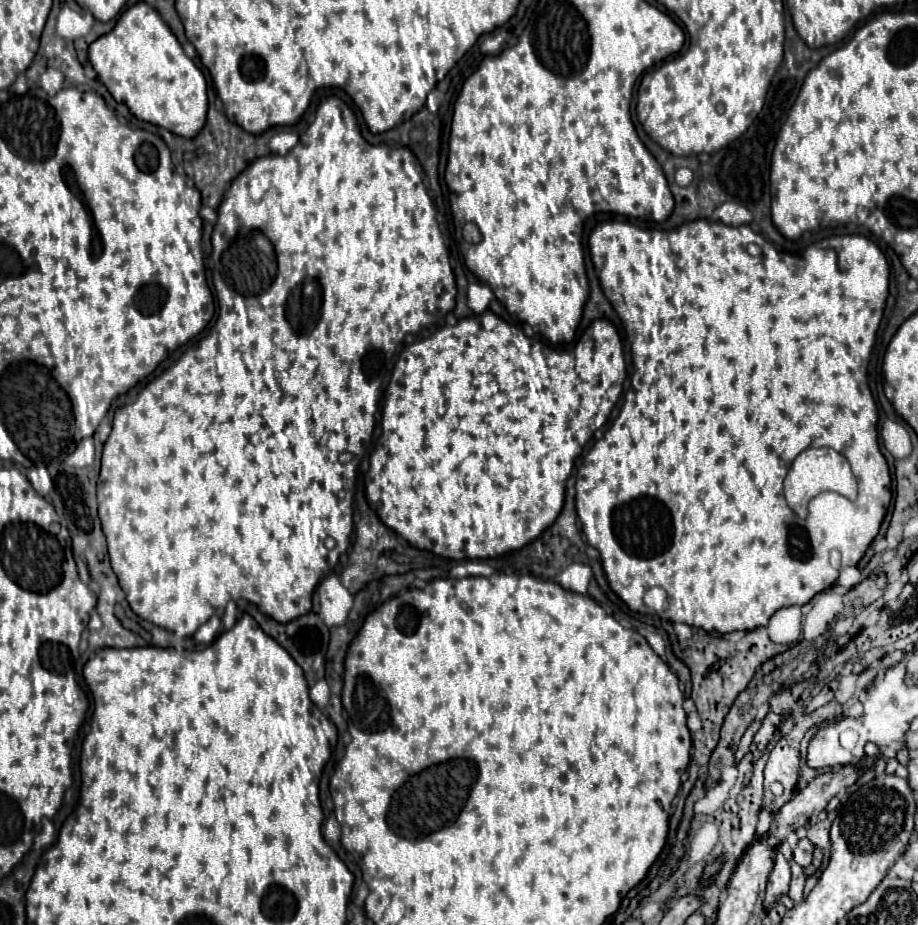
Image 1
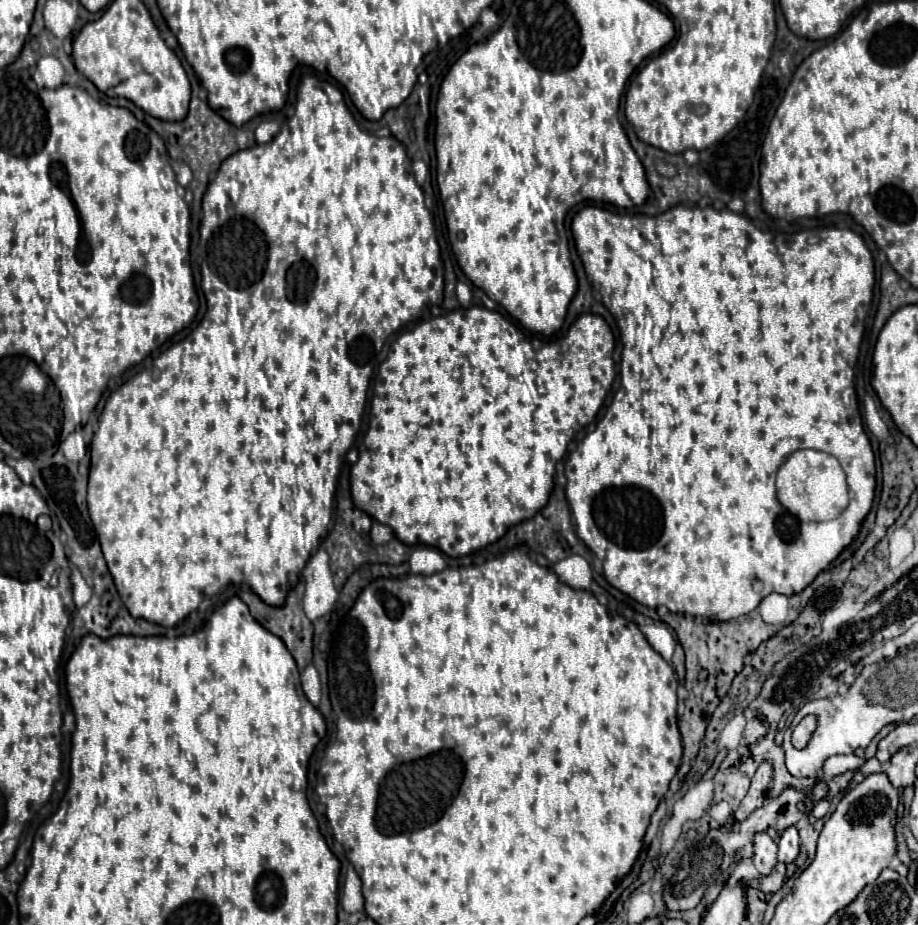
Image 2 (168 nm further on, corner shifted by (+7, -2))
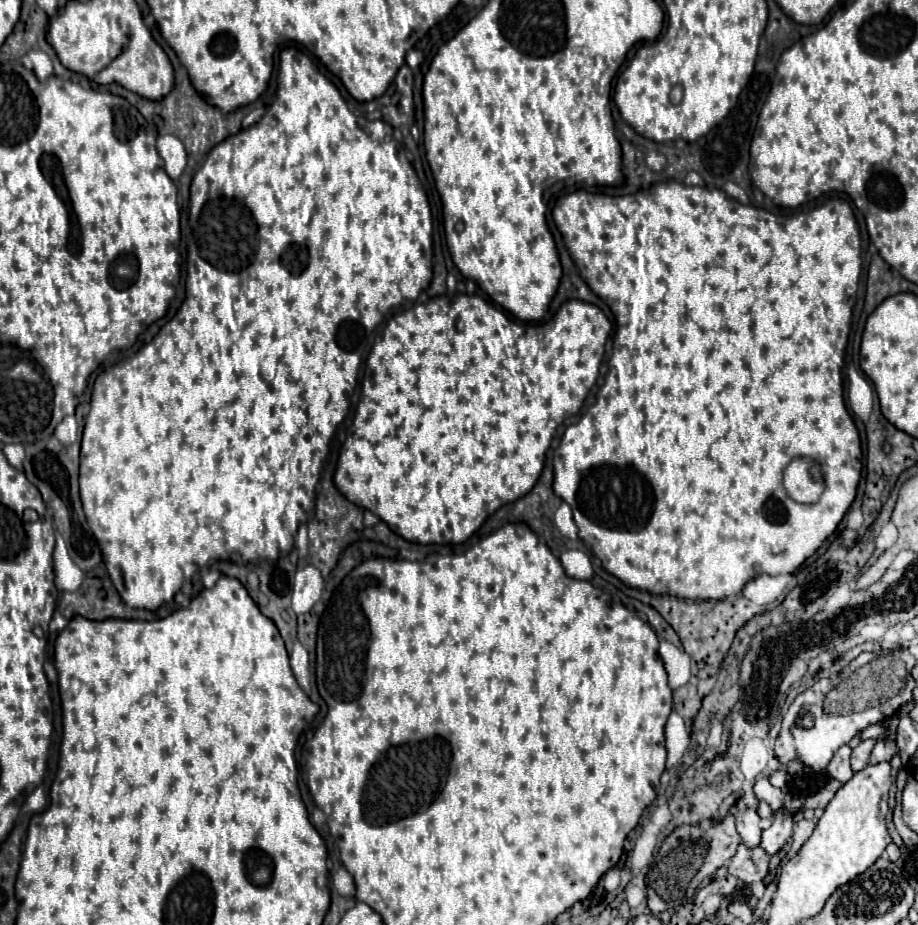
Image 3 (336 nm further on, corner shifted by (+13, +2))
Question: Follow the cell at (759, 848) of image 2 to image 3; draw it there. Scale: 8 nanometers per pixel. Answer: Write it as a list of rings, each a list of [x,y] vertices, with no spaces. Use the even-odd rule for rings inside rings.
[[[748,809],[746,813],[736,817],[736,829],[738,829],[742,843],[748,845],[748,849],[756,849],[760,845],[762,825],[760,825],[760,817],[754,809]]]

